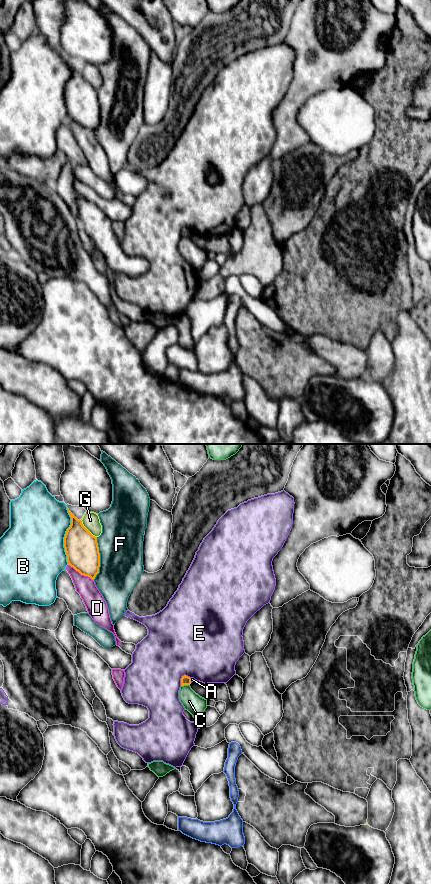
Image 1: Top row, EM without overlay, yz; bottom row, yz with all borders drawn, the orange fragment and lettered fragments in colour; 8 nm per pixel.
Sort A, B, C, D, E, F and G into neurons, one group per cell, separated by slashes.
A / B / C F / D / E / G

